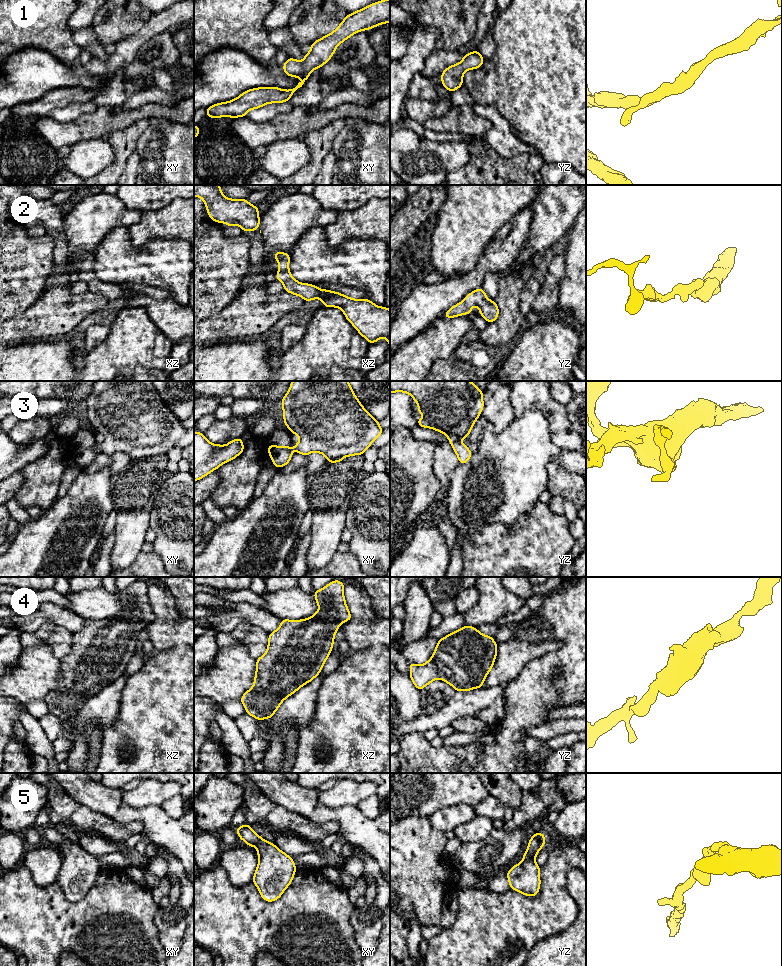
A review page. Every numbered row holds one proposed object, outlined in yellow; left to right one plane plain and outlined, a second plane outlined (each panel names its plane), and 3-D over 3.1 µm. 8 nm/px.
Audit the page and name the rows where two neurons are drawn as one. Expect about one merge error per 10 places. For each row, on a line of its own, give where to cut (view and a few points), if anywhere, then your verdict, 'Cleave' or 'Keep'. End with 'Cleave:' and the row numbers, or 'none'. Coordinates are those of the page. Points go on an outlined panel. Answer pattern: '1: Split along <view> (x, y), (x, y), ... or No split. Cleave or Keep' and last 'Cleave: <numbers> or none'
1: No split. Keep
2: No split. Keep
3: No split. Keep
4: No split. Keep
5: No split. Keep
Cleave: none

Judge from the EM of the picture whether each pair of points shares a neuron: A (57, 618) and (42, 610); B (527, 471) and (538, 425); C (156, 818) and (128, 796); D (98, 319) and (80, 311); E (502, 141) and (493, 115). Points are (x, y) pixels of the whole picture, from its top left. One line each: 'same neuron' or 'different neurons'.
A: same neuron
B: same neuron
C: different neurons
D: different neurons
E: same neuron

